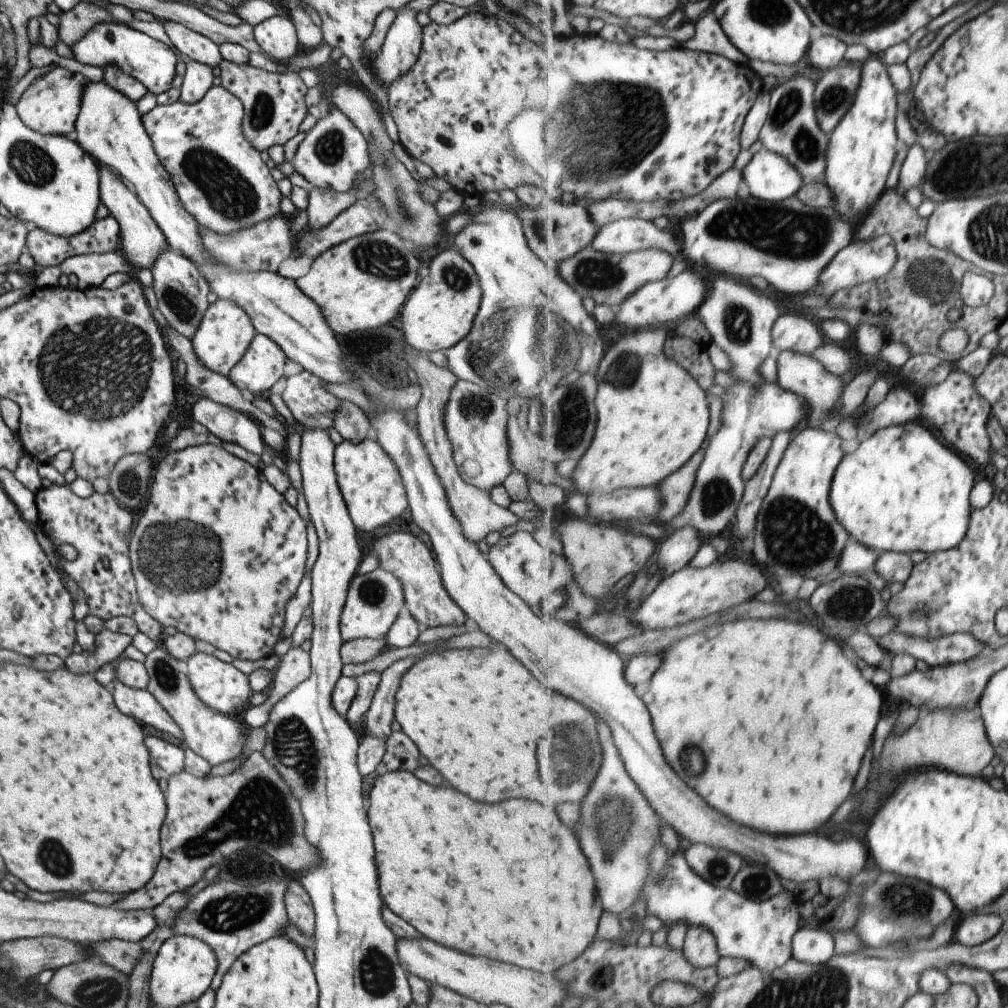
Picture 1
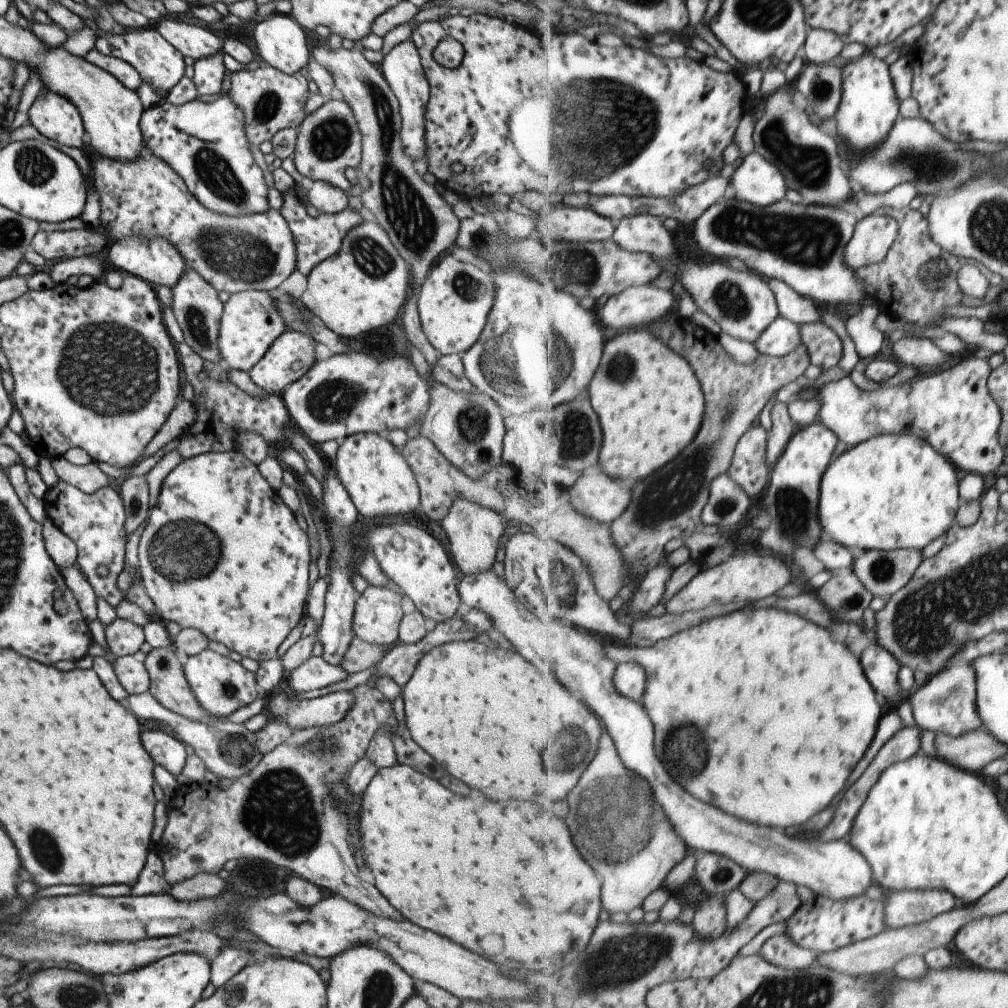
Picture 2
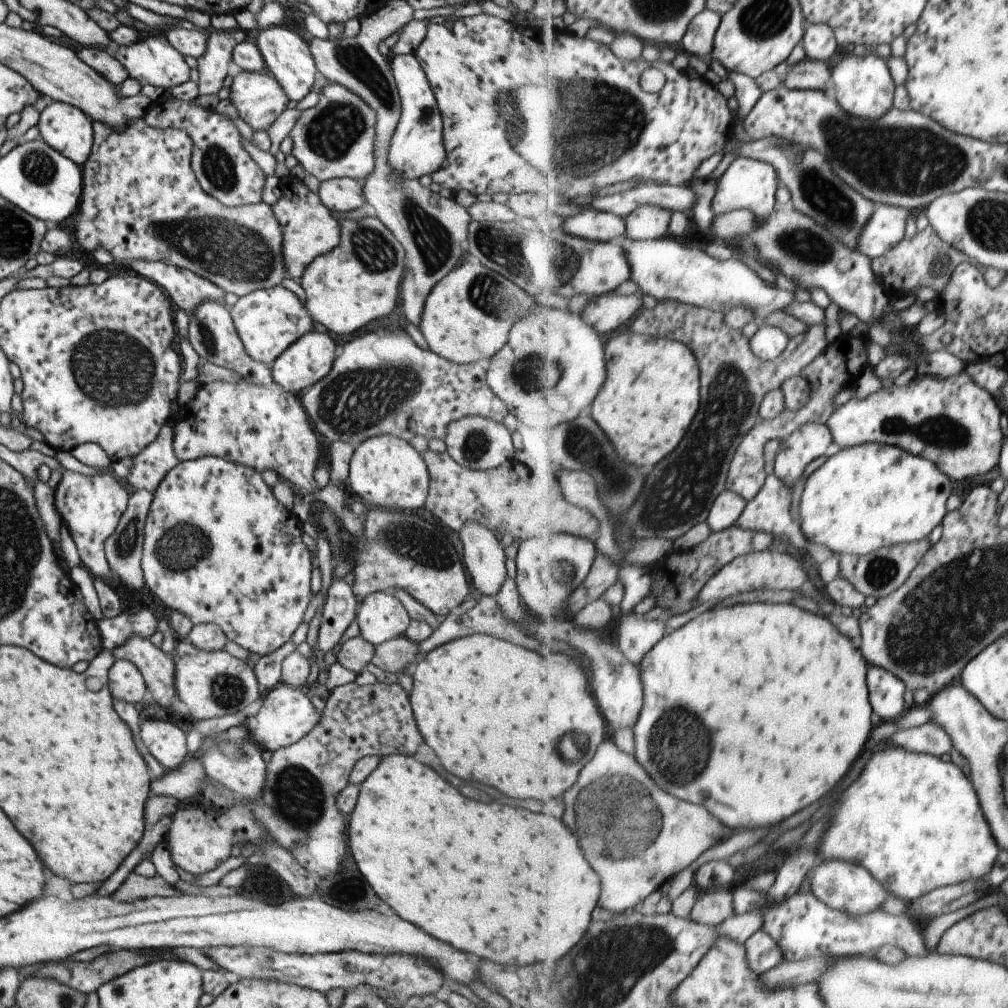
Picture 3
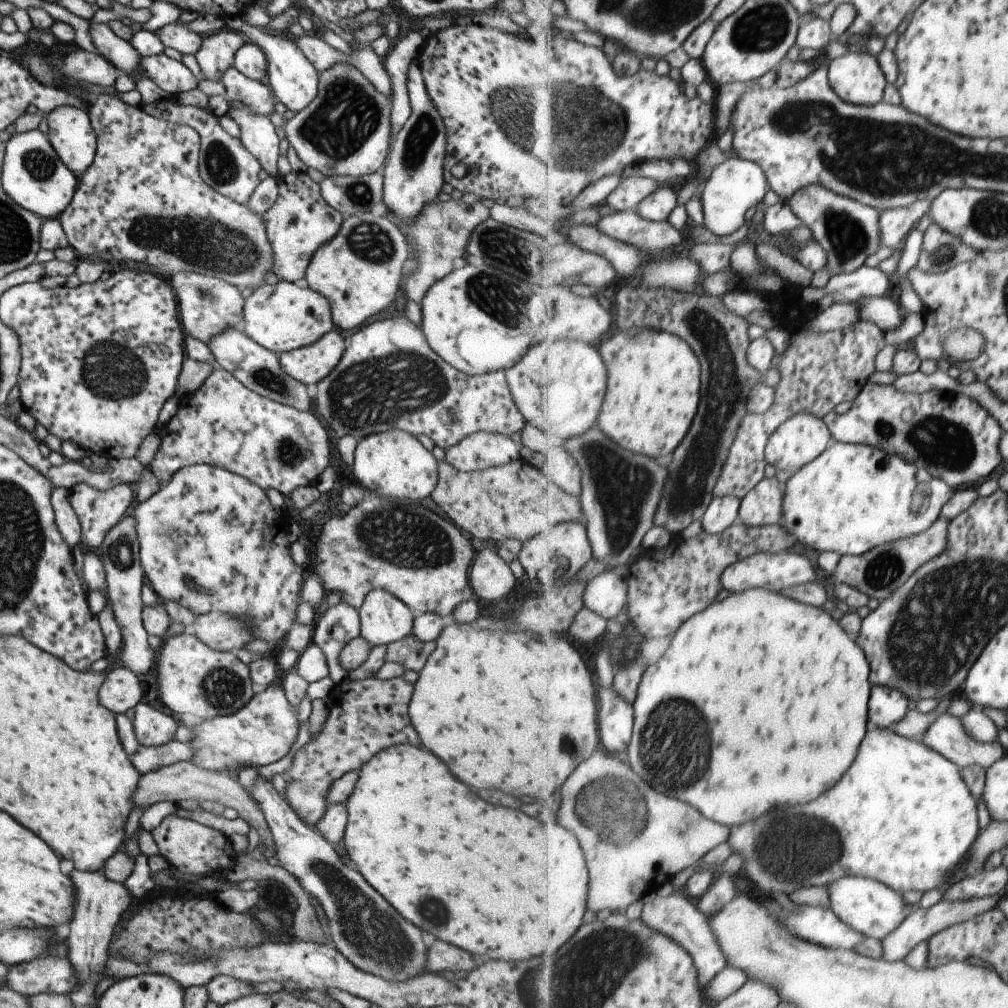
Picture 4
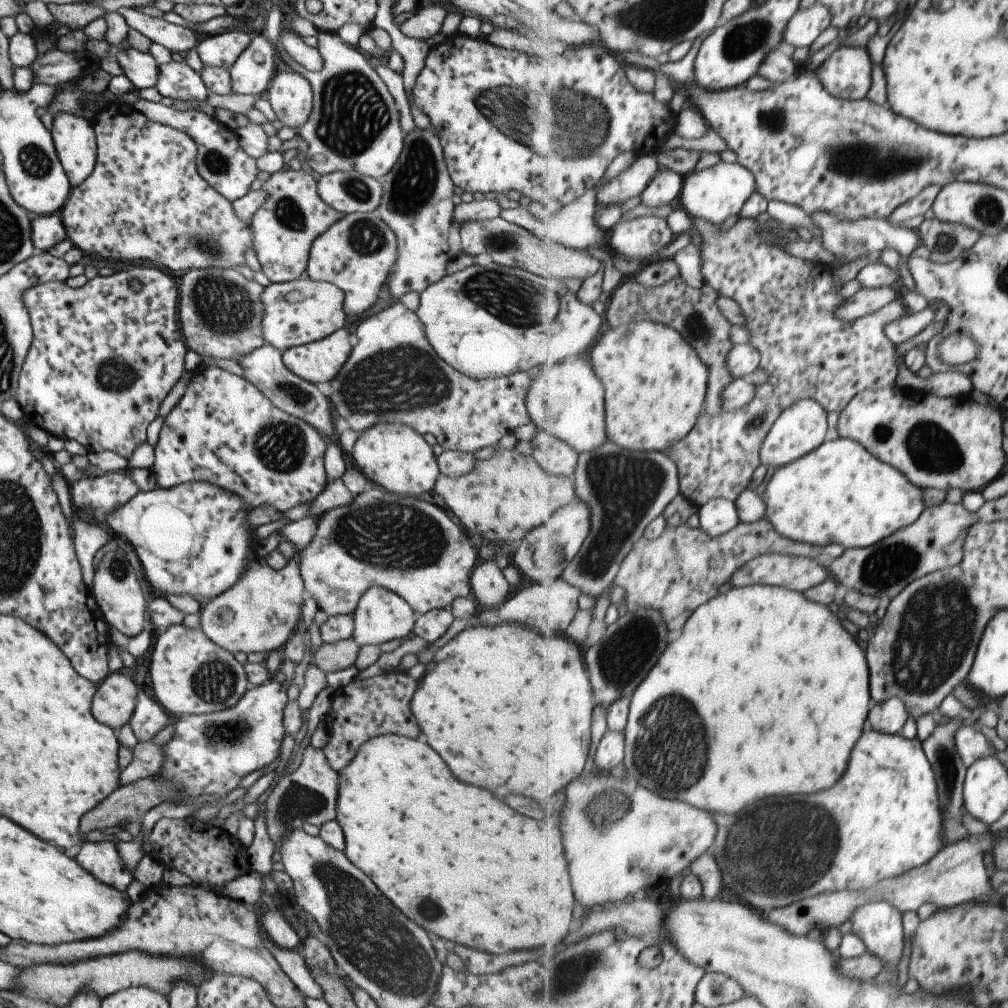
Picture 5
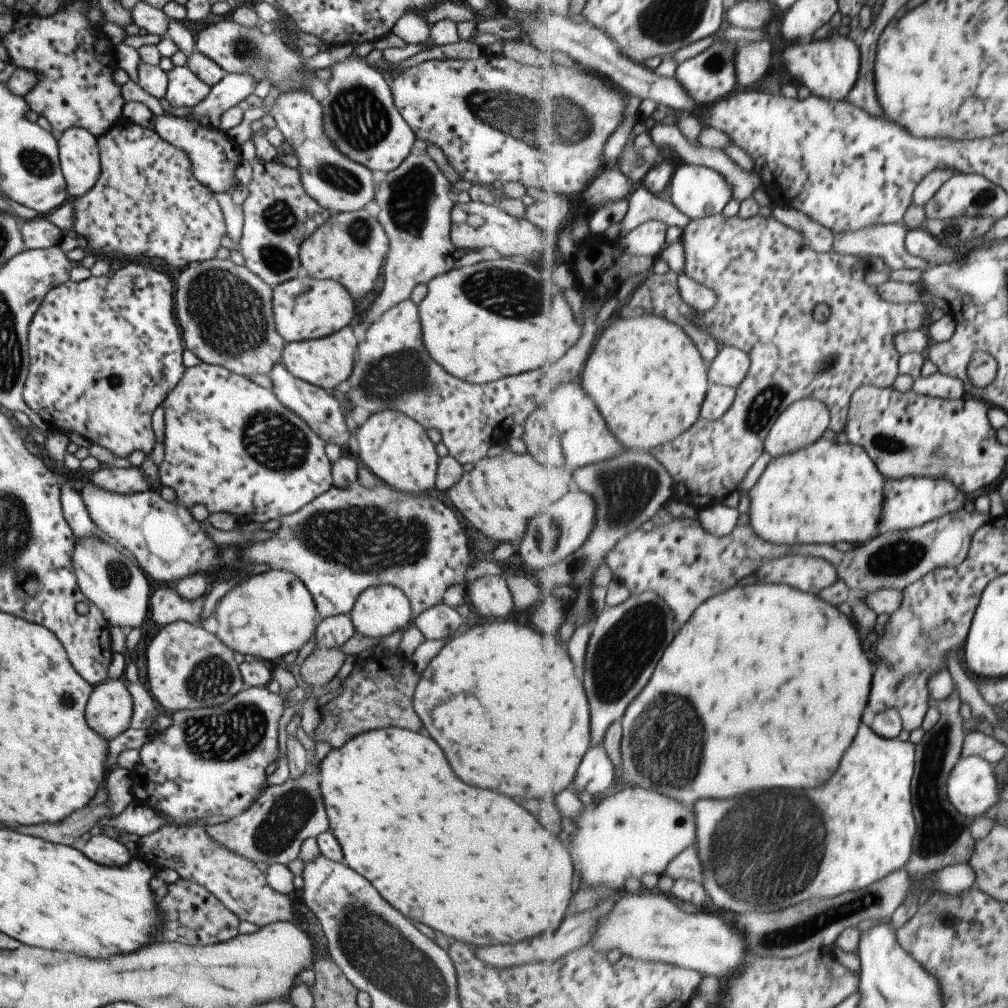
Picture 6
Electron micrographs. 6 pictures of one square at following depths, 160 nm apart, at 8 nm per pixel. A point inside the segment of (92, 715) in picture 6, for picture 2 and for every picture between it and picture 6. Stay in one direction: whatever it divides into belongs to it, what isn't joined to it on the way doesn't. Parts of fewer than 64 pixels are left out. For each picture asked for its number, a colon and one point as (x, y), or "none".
2: (130, 671)
3: (125, 684)
4: (120, 690)
5: (112, 703)

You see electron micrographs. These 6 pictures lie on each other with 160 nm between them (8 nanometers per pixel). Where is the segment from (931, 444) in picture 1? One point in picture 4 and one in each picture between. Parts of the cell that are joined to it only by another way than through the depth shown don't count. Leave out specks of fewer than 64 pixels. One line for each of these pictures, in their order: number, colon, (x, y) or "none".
2: (891, 492)
3: (874, 495)
4: (852, 498)

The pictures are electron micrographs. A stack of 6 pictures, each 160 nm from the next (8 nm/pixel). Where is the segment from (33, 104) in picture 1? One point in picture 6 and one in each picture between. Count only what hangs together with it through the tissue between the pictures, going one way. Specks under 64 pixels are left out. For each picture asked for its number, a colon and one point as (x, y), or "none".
2: (53, 116)
3: (64, 128)
4: (70, 134)
5: (73, 137)
6: (78, 157)

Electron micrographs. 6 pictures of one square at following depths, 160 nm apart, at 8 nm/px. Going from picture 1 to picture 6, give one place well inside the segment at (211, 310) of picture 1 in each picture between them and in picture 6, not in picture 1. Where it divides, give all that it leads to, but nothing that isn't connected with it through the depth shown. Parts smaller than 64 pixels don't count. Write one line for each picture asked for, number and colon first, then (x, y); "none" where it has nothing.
2: (249, 323)
3: (267, 321)
4: (279, 317)
5: (297, 312)
6: (303, 308)

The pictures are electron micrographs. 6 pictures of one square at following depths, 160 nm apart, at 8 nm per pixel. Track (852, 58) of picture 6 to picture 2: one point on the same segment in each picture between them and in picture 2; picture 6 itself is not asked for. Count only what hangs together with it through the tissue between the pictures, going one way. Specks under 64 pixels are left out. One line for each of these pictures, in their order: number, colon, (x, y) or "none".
2: (870, 105)
3: (864, 86)
4: (858, 78)
5: (847, 73)

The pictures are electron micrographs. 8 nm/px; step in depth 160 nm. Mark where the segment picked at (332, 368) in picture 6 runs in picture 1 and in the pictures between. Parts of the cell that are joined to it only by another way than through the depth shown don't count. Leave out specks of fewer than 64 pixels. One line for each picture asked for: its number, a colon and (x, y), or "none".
1: (261, 366)
2: (290, 355)
3: (308, 359)
4: (308, 364)
5: (319, 361)

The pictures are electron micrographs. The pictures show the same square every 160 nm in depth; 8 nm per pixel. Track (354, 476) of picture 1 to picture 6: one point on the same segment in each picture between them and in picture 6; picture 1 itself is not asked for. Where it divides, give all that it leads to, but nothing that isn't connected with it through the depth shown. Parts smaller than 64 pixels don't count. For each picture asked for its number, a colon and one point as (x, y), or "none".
2: (379, 481)
3: (384, 471)
4: (394, 465)
5: (394, 456)
6: (396, 449)

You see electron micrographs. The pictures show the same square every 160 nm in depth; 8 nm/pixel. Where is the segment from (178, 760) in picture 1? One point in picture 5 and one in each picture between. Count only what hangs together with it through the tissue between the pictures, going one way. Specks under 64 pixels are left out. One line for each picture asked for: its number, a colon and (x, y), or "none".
2: (164, 750)
3: (166, 743)
4: (151, 727)
5: (147, 717)

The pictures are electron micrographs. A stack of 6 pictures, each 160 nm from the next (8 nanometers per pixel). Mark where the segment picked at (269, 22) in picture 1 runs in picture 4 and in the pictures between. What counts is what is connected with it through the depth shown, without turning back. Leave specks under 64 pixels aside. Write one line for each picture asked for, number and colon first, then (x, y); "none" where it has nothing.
2: (279, 40)
3: (287, 57)
4: (292, 80)

